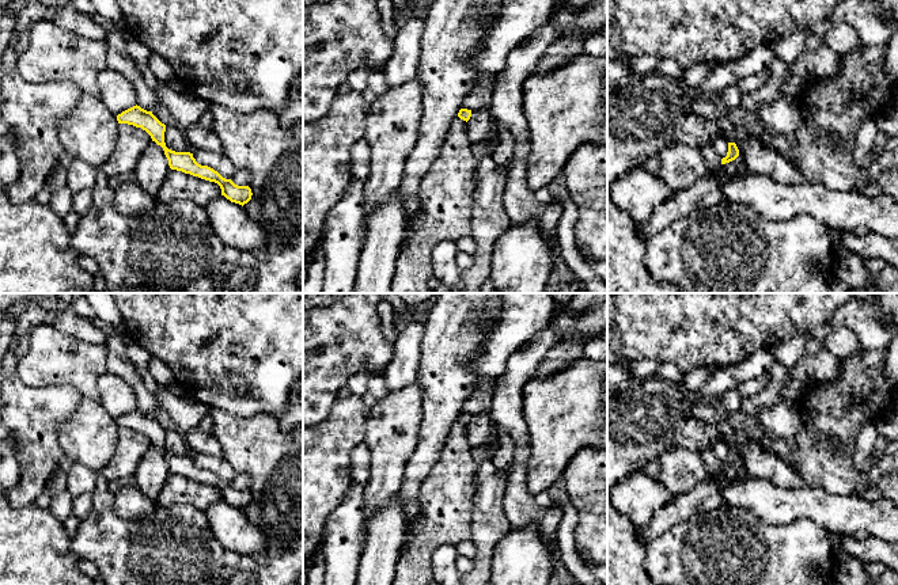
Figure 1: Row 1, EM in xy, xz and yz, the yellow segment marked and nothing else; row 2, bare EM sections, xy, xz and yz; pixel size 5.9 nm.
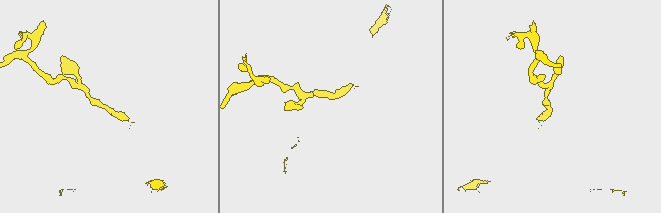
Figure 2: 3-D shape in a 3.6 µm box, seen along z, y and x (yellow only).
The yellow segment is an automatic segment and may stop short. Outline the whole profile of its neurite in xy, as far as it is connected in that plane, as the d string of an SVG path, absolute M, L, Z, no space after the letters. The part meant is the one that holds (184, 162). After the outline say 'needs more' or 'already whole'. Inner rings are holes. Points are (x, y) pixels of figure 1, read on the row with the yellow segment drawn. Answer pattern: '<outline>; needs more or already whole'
M136 105L118 114L117 121L118 124L128 124L145 130L152 141L163 148L171 170L217 183L221 189L221 195L242 206L251 200L253 193L249 186L238 186L231 179L223 178L213 168L198 164L190 152L168 149L164 143L166 125L162 124L152 111L147 111Z; already whole

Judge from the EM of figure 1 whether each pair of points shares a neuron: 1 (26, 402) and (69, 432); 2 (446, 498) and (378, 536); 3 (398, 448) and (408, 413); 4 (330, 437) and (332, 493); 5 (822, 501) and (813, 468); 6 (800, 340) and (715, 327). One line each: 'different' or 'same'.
1: different
2: different
3: same
4: same
5: different
6: different

